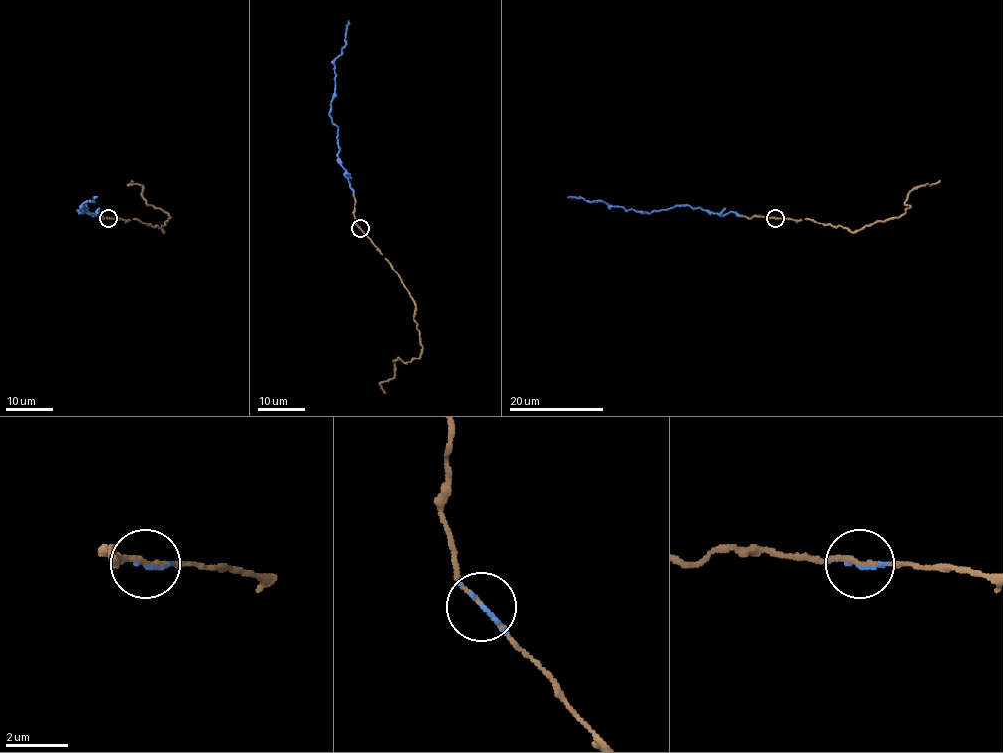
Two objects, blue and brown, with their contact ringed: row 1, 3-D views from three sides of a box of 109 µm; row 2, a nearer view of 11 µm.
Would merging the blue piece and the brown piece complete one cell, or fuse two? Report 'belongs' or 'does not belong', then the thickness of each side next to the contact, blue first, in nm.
belongs; 80 nm thick on the blue side, 130 nm on the other

